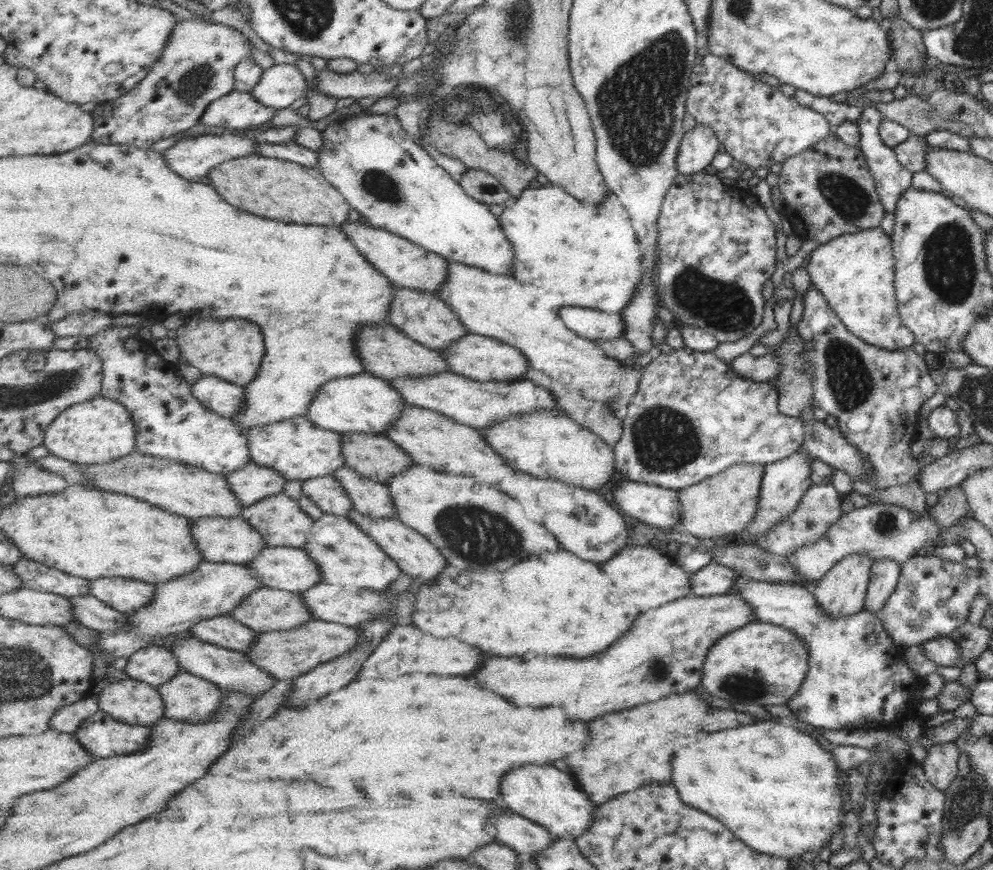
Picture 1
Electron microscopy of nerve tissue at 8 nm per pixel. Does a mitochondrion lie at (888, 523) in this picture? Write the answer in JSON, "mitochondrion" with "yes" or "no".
{"mitochondrion":"yes"}

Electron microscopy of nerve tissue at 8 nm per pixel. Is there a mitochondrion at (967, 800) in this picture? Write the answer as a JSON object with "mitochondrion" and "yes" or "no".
{"mitochondrion":"yes"}

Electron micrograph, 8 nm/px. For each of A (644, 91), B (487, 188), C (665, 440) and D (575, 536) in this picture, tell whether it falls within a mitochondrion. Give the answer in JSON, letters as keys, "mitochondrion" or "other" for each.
{"A":"mitochondrion","B":"mitochondrion","C":"mitochondrion","D":"other"}

